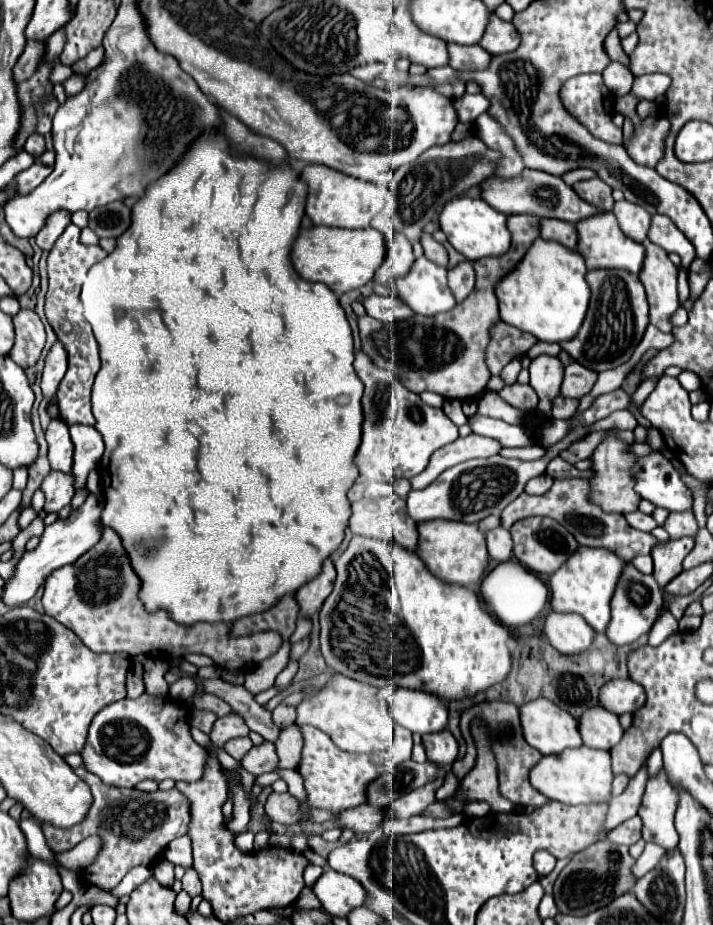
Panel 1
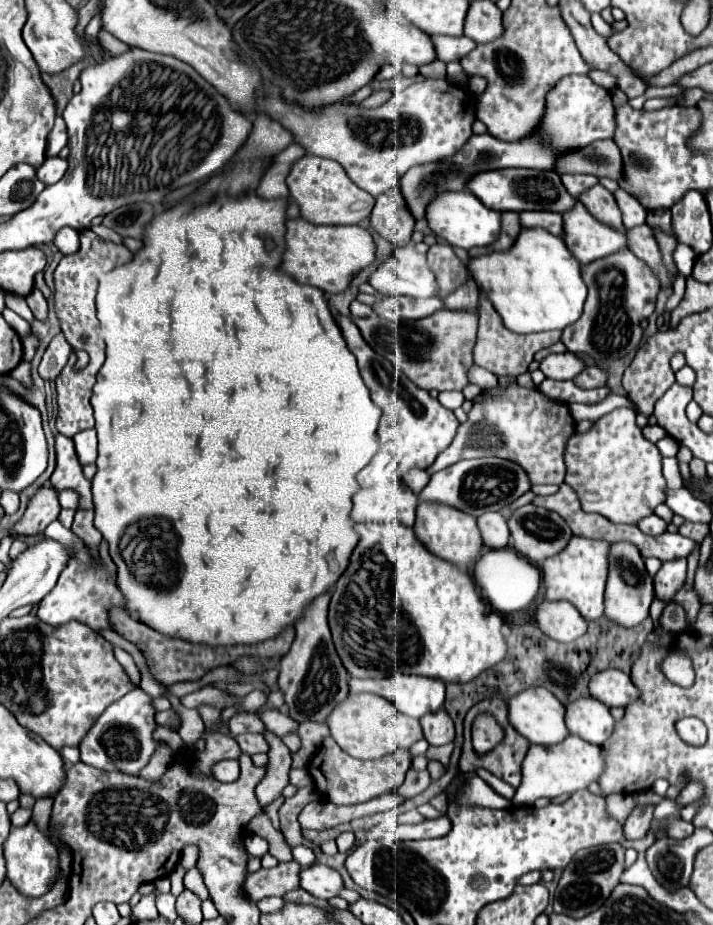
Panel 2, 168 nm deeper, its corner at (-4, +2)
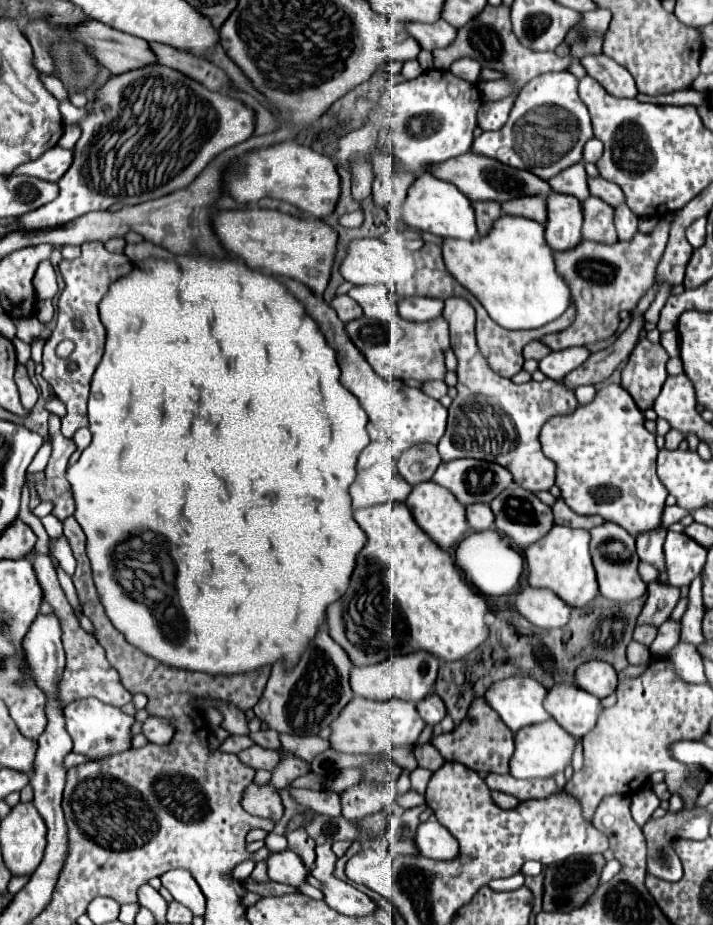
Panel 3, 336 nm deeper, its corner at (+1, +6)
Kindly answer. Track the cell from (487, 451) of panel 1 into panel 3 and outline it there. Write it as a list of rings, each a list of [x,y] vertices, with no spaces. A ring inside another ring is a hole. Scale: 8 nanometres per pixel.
[[[446,299],[442,317],[448,321],[450,345],[458,359],[458,395],[448,407],[448,427],[438,443],[442,461],[452,461],[460,457],[494,461],[506,467],[512,473],[514,483],[518,483],[520,487],[530,489],[532,493],[548,491],[554,485],[556,465],[544,457],[538,435],[542,425],[550,417],[572,413],[578,407],[574,391],[554,379],[544,379],[542,383],[528,381],[516,385],[510,379],[494,373],[476,347],[476,313],[466,299]]]

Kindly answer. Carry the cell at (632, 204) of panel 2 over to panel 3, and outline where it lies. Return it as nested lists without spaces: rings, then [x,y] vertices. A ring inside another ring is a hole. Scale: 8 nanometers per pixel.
[[[588,177],[588,189],[590,189],[590,195],[600,197],[602,201],[606,201],[606,203],[612,205],[612,207],[624,203],[624,193],[622,193],[622,189],[620,189],[616,183],[606,181],[606,179],[602,179],[602,177]]]

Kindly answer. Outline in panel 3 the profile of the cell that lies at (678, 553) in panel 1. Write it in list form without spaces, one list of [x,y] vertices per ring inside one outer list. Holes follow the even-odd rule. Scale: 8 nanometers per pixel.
[[[650,583],[648,585],[648,599],[646,599],[644,609],[638,617],[638,625],[654,623],[654,627],[660,627],[670,617],[678,599],[680,599],[678,587],[662,585],[662,583]]]

